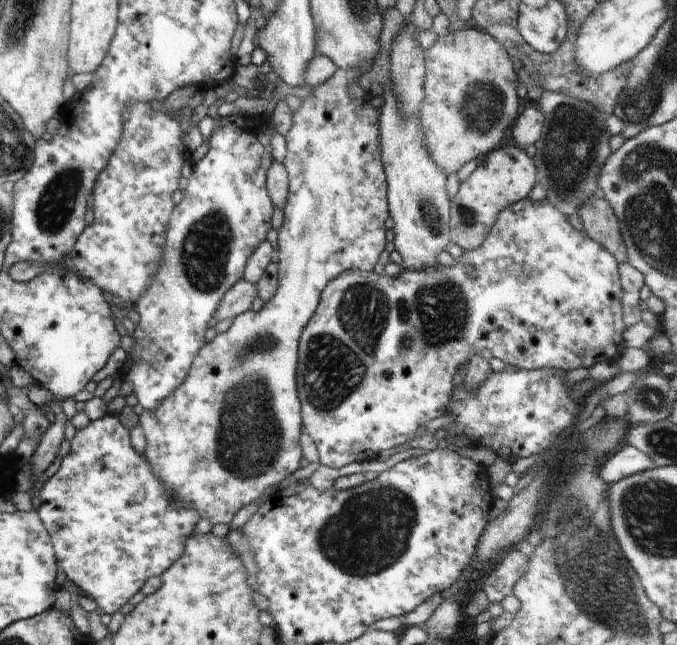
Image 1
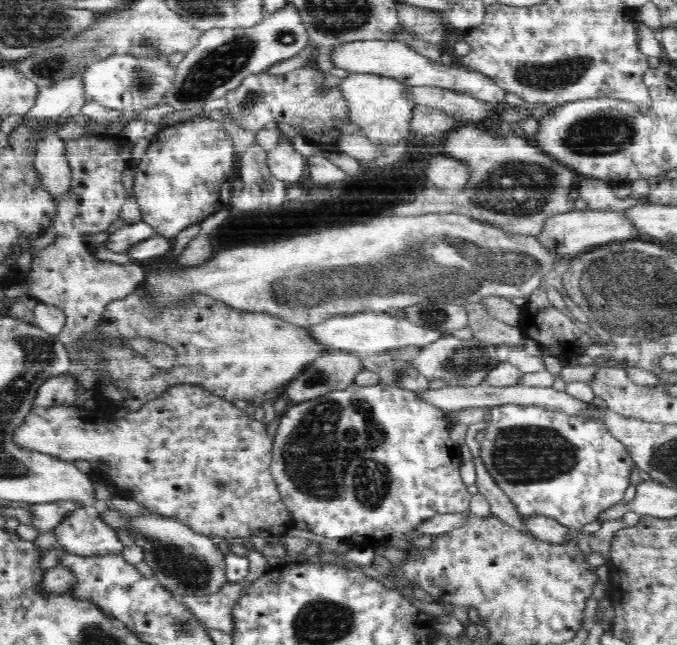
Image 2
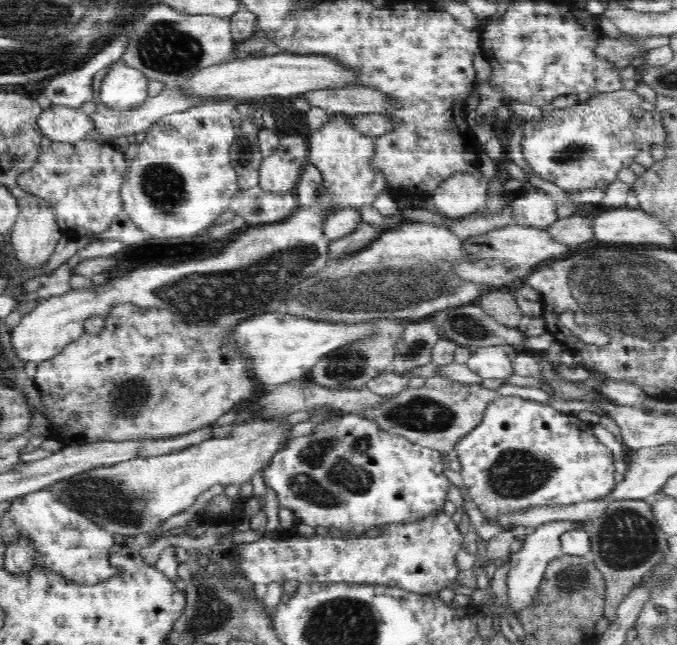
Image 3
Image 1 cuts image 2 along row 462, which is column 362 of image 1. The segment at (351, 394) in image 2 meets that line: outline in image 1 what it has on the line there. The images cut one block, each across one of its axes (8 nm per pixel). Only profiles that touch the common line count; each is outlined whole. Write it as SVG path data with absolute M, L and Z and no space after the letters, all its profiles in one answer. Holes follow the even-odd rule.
M526 198L515 202L498 213L496 222L480 246L463 251L454 266L436 265L430 269L403 271L396 277L381 276L373 270L370 272L349 270L333 278L321 292L321 299L306 323L299 338L298 364L296 369L297 391L301 402L303 430L306 431L316 445L319 462L333 469L344 465L378 458L380 452L390 450L394 446L402 446L410 442L423 431L430 420L448 412L453 390L457 387L457 372L460 366L466 365L470 357L500 359L506 365L521 369L562 369L591 368L597 362L608 360L608 348L612 346L612 354L621 356L625 348L622 335L626 330L623 321L623 290L619 279L619 264L617 260L599 242L593 241L585 230L572 227L568 217L554 205L544 200L531 201ZM466 268L474 268L474 278L466 273Z

